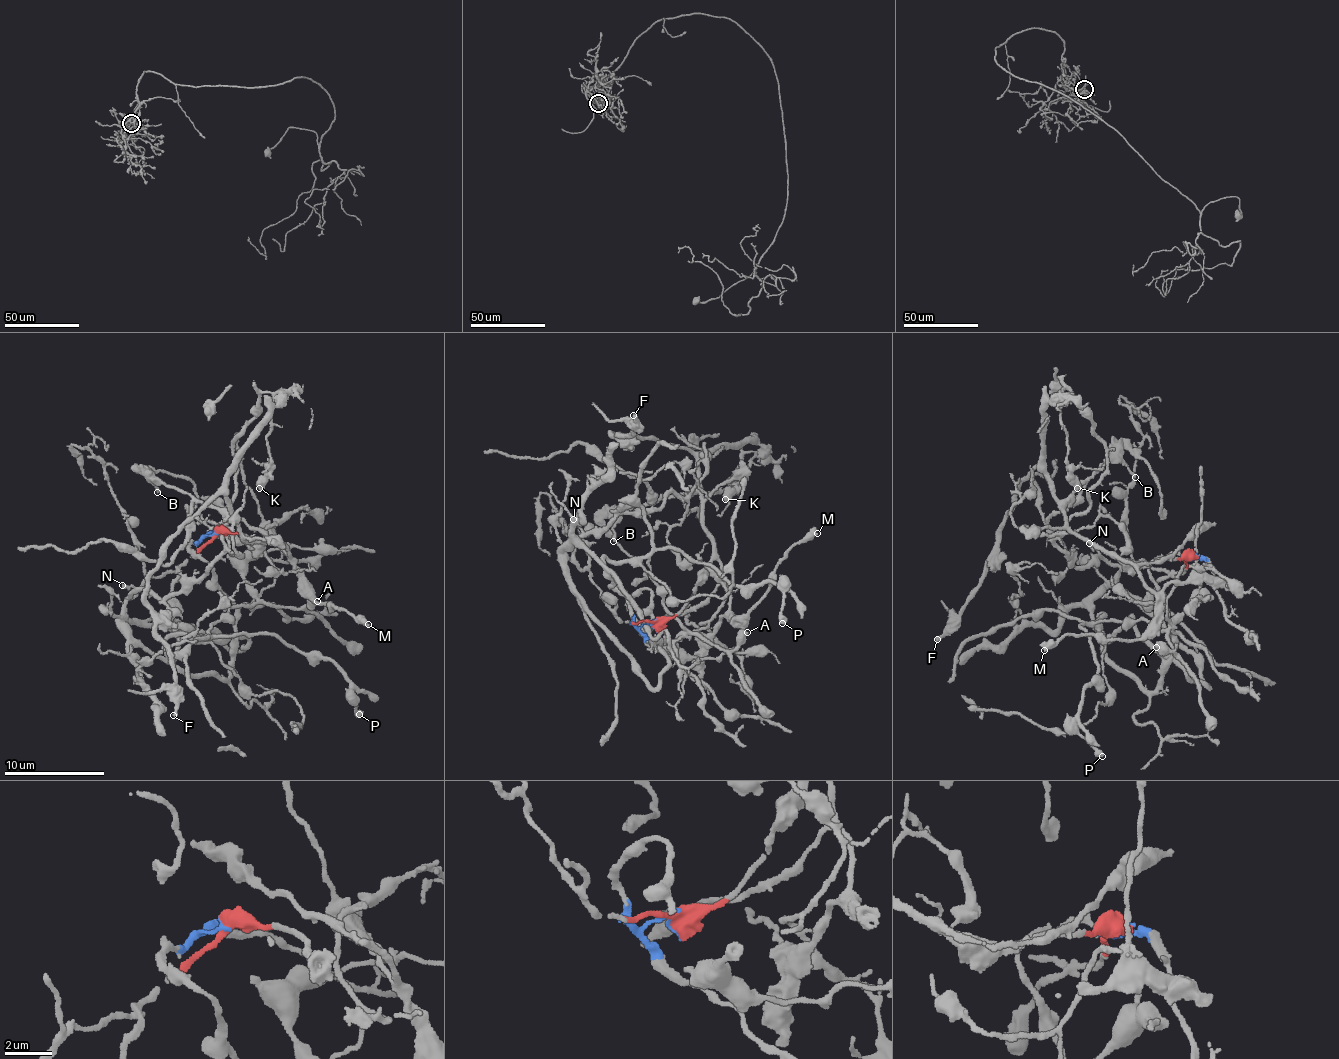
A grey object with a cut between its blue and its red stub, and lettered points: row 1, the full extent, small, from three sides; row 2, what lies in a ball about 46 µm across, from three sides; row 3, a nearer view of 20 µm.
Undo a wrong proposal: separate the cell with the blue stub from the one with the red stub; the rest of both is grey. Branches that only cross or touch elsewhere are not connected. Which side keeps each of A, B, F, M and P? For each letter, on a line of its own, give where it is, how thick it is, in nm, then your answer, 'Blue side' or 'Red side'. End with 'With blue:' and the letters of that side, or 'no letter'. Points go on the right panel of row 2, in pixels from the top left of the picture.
A: Place: (1156, 647). Thickness 500 nm. Blue side
B: Place: (1135, 477). Thickness 190 nm. Red side
F: Place: (937, 639). Thickness 280 nm. Red side
M: Place: (1044, 650). Thickness 480 nm. Red side
P: Place: (1102, 756). Thickness 440 nm. Blue side
With blue: A, P

